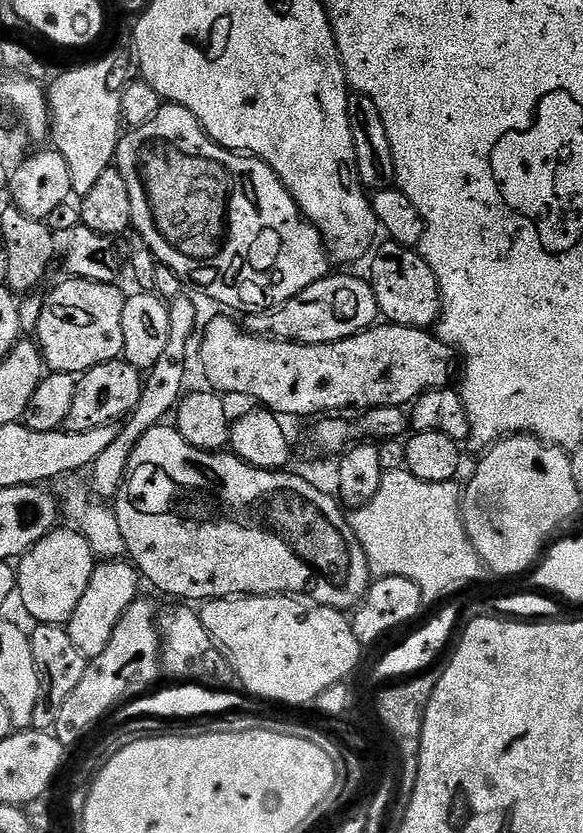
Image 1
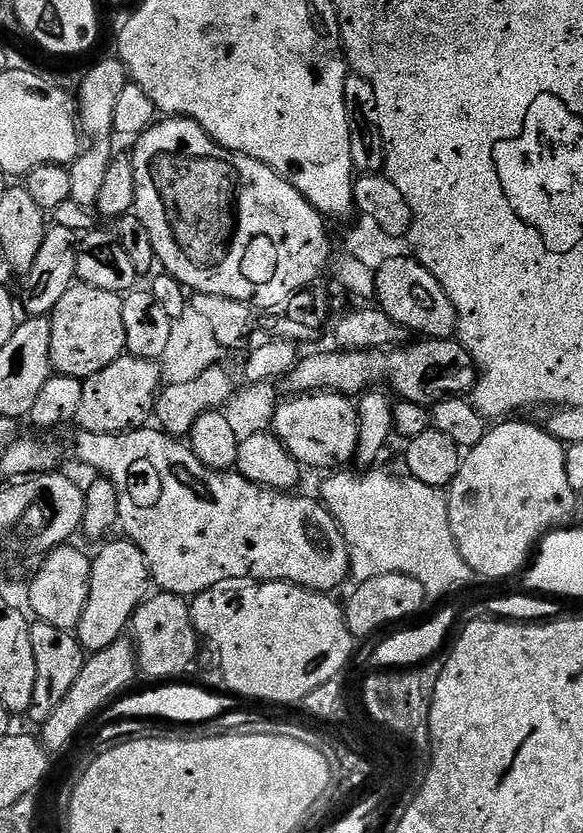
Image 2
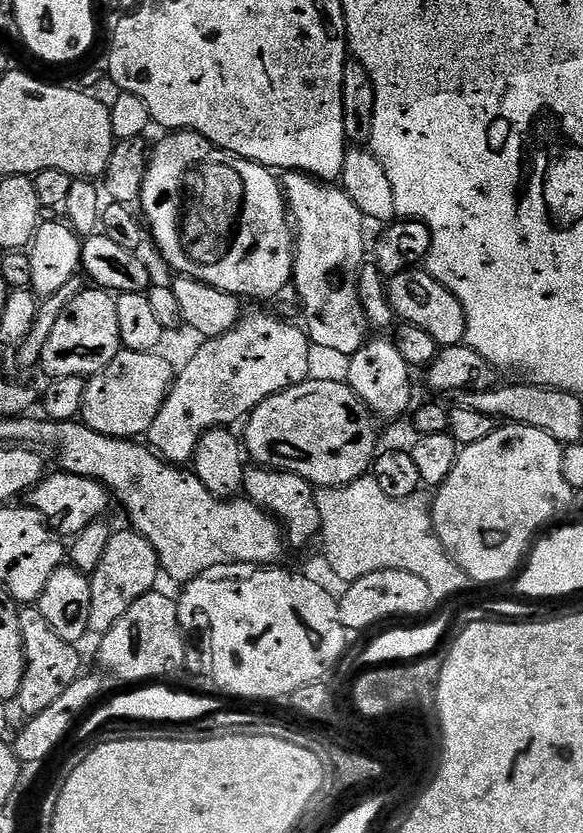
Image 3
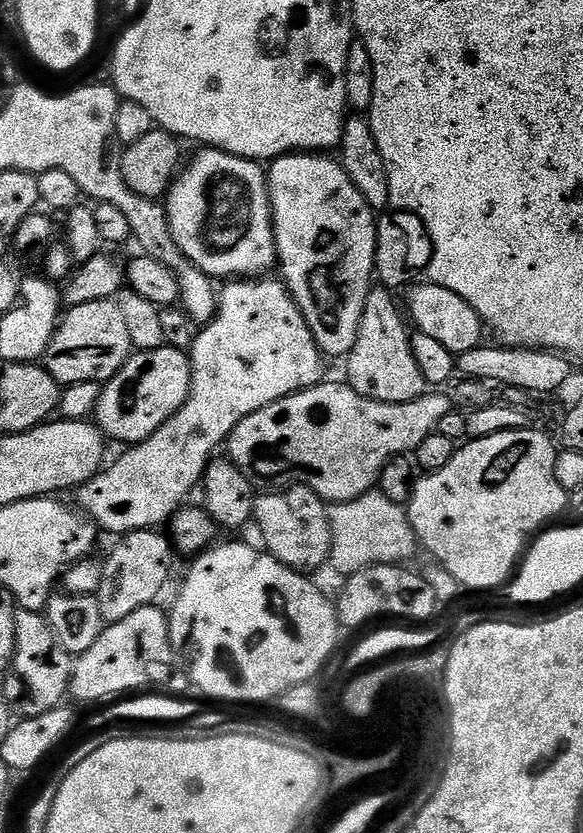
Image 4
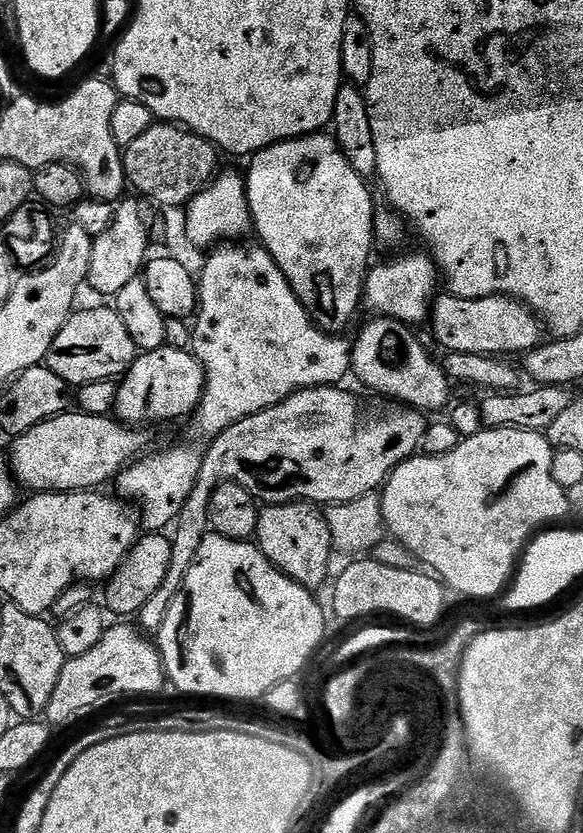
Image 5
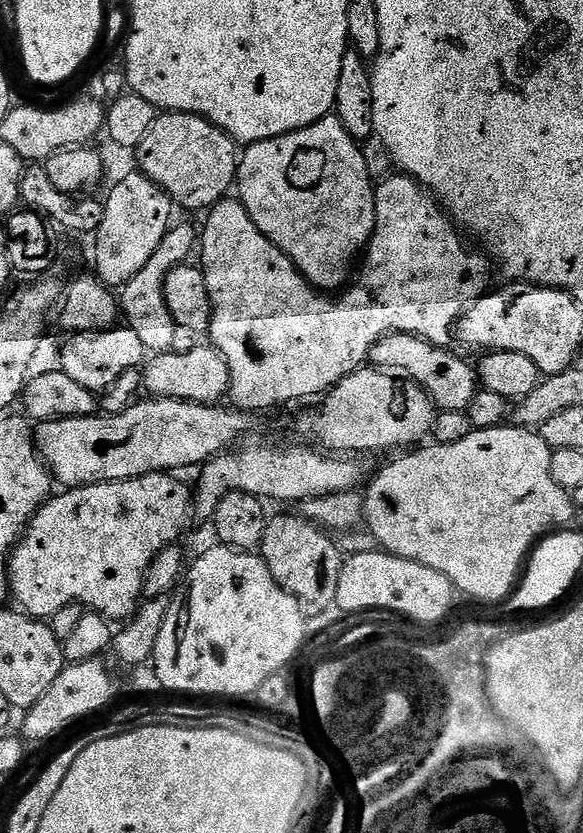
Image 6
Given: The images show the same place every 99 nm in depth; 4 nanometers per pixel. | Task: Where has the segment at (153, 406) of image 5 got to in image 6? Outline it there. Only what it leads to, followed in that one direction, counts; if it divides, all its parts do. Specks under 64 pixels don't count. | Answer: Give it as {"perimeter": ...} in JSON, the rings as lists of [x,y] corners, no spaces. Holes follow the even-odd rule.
{"perimeter":[[[197,346],[186,354],[170,351],[157,355],[153,360],[156,361],[152,365],[149,363],[142,372],[142,384],[149,397],[216,406],[223,401],[220,400],[223,396],[225,399],[229,395],[232,387],[230,370],[226,366],[226,358],[222,358],[217,348]]]}

